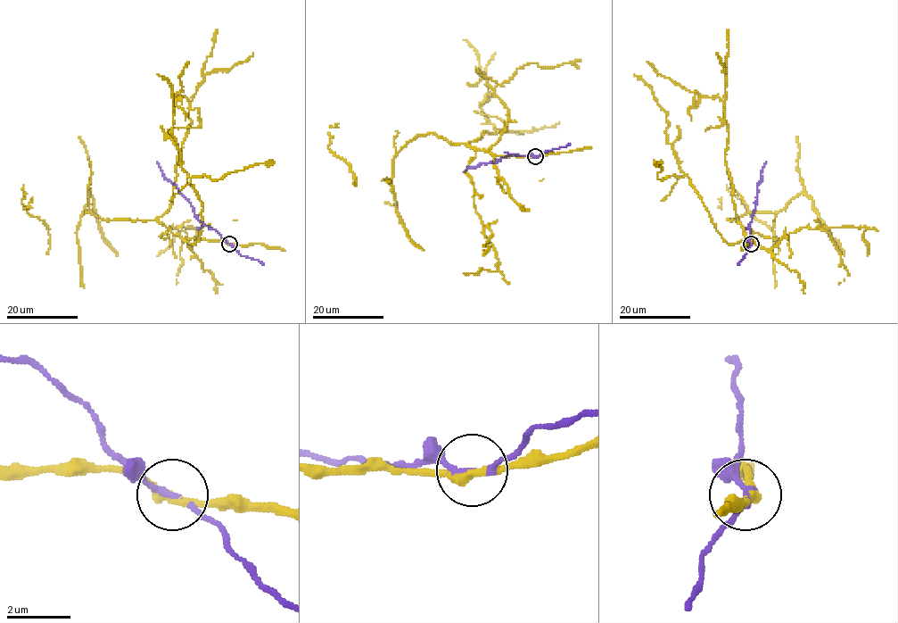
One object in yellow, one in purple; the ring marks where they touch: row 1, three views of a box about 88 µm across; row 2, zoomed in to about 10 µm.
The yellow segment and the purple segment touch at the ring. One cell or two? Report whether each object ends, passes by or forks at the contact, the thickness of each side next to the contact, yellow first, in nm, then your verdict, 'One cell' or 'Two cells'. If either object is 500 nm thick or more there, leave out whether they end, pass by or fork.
At the ring yellow passes by. At the ring purple passes by. Thickness 240 nm (yellow) against 190 nm. Two cells

